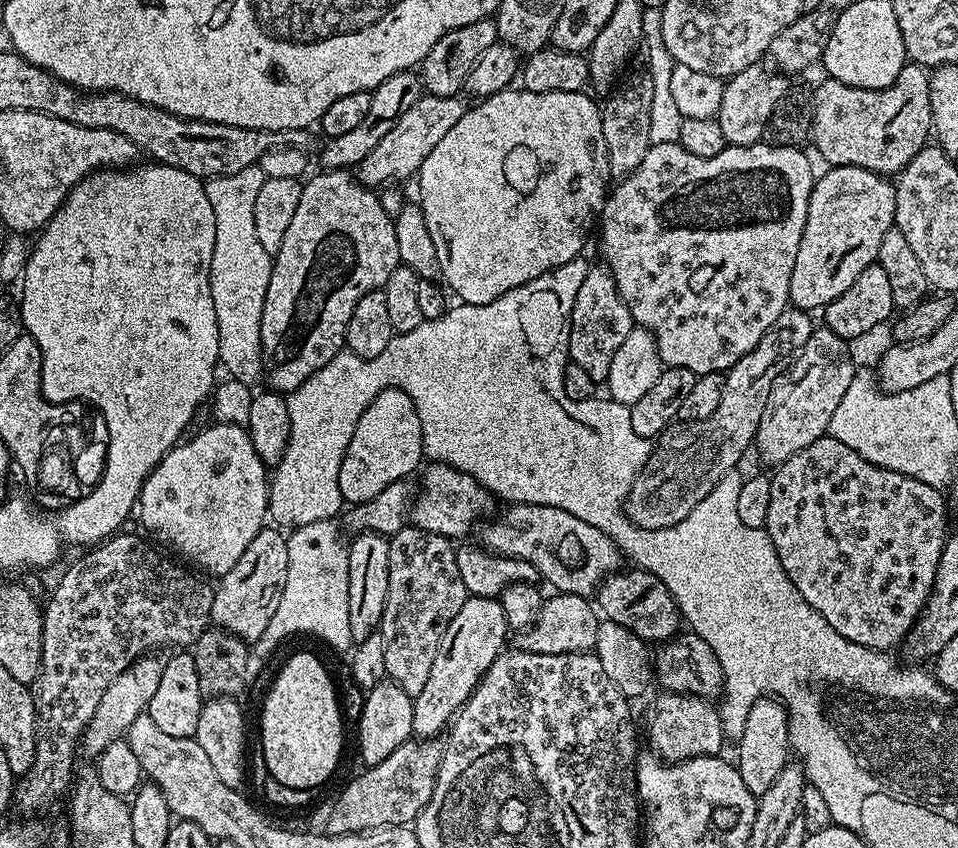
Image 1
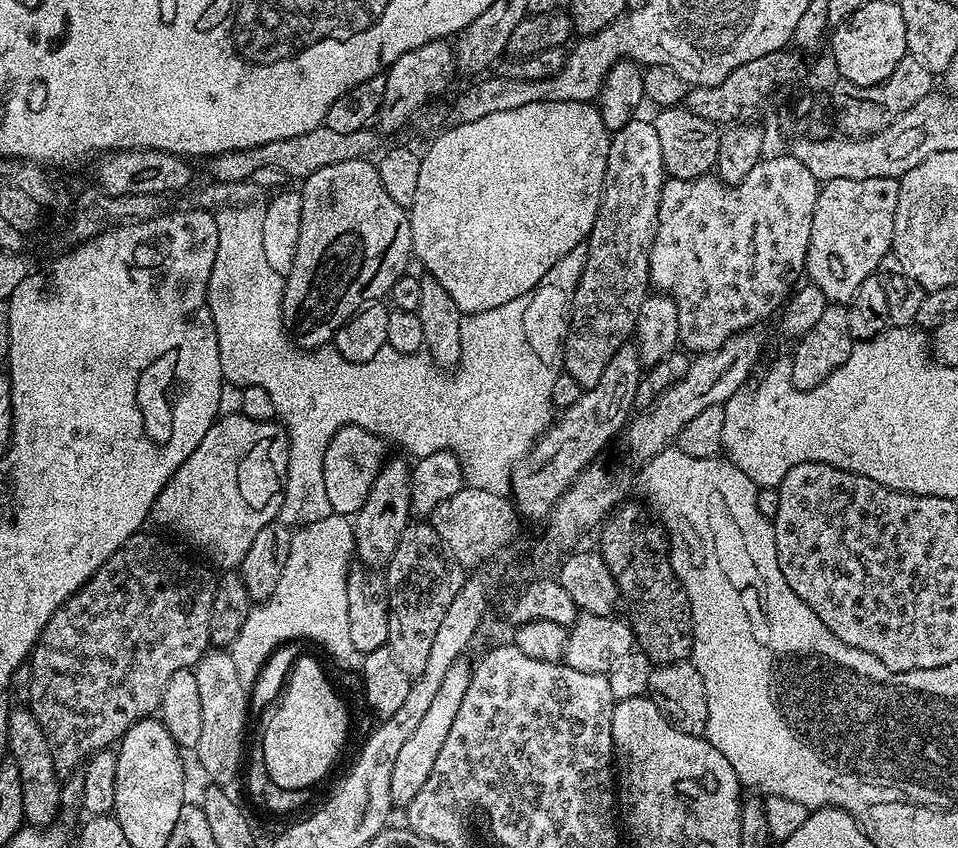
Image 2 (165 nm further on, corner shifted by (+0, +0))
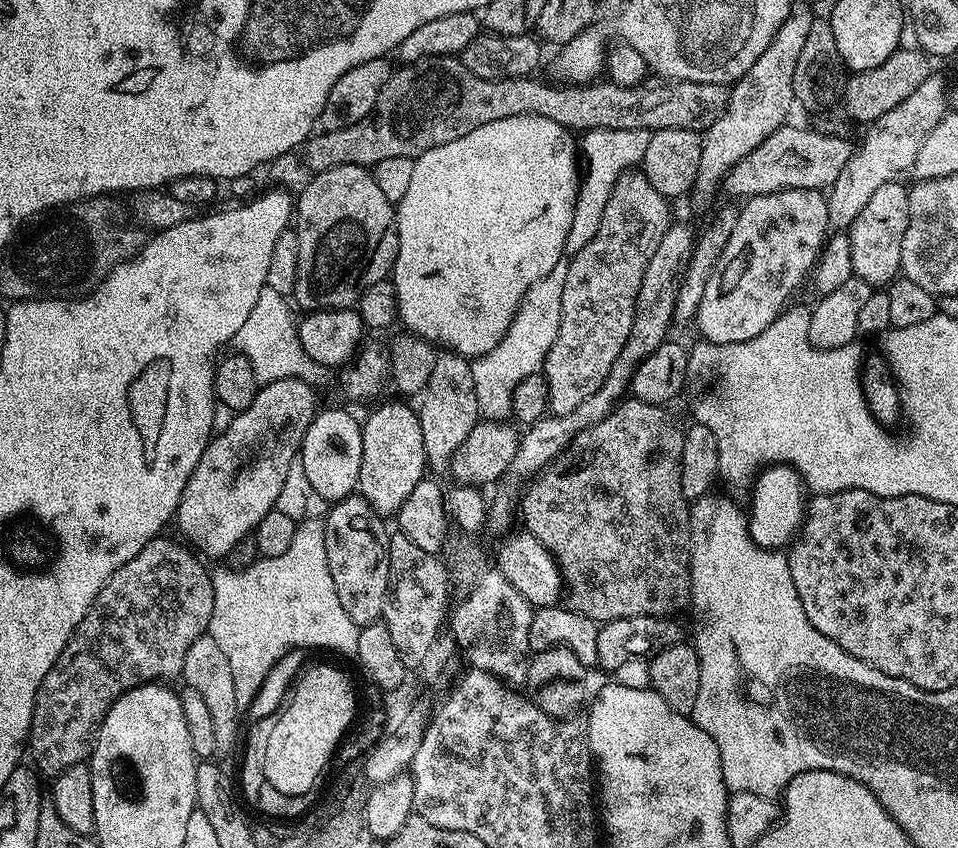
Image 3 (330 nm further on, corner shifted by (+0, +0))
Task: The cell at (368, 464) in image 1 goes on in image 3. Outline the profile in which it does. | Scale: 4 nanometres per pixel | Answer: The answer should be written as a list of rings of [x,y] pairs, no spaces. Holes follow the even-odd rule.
[[[328,408],[317,411],[316,416],[308,424],[304,440],[298,453],[299,467],[304,469],[306,478],[318,494],[329,502],[335,502],[353,495],[357,491],[358,470],[362,470],[362,434],[364,429],[359,419],[355,420],[344,408]]]

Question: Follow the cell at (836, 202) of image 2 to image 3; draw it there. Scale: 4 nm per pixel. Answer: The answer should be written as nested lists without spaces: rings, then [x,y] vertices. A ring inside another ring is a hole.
[[[900,182],[887,184],[871,196],[866,206],[862,206],[862,214],[858,214],[852,227],[847,229],[853,273],[867,284],[887,286],[897,279],[902,258],[902,234],[906,234],[909,214],[908,188]]]

